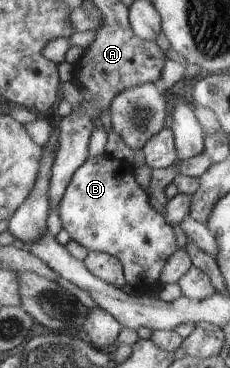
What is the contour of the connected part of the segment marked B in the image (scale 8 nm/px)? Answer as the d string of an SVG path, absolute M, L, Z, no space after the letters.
M105 153L88 156L69 179L69 184L59 200L57 212L61 228L67 232L71 240L84 246L87 251L113 255L121 263L125 282L145 294L161 285L161 268L165 266L167 258L175 254L179 248L171 224L167 224L163 216L151 207L148 192L137 185L132 170L133 165L127 161L113 159Z

